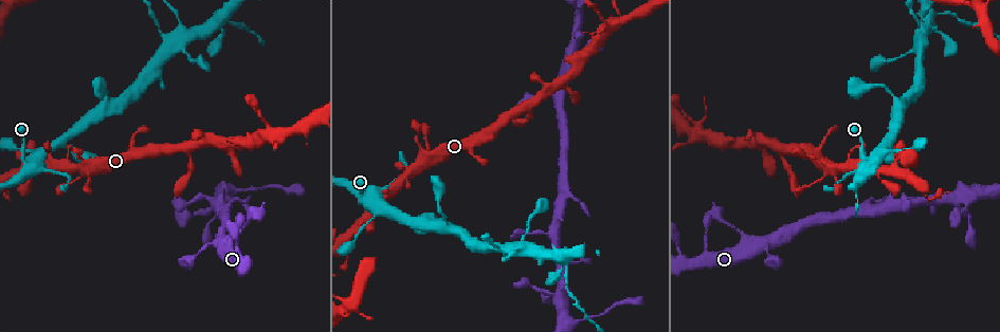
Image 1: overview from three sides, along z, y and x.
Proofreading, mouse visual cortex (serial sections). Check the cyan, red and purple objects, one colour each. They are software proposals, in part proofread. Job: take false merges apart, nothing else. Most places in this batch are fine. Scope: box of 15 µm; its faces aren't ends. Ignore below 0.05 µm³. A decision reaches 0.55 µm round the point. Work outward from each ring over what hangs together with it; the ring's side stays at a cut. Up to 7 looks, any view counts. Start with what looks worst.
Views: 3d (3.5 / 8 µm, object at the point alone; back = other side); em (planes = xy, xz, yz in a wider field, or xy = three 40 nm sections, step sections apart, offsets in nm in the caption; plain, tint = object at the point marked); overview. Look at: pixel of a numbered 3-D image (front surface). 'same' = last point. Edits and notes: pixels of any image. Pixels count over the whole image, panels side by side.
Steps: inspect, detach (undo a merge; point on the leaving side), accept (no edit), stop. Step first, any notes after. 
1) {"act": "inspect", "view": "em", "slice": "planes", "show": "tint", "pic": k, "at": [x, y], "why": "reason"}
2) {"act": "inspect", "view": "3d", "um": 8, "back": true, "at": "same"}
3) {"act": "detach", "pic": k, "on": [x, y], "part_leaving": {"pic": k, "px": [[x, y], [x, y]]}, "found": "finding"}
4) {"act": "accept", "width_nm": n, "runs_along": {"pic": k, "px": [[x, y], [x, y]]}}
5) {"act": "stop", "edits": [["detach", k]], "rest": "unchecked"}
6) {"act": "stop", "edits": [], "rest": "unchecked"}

{"act": "inspect", "view": "3d", "um": 3.5, "pic": 1, "at": [179, 40], "why": "looks like a crossing"}

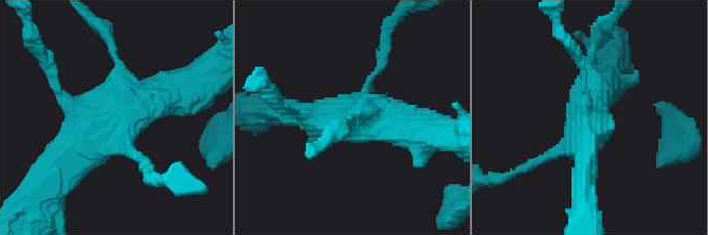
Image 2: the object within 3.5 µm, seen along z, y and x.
{"act": "inspect", "view": "em", "slice": "xy", "step": 1, "show": "tint", "pic": 2, "at": [118, 109], "why": "need the tissue"}

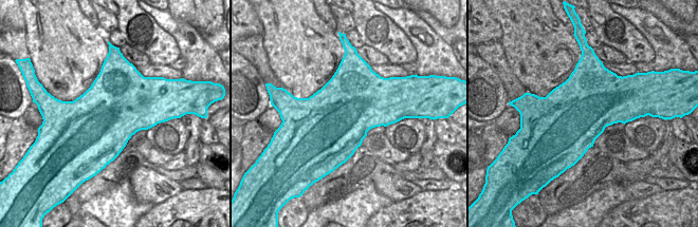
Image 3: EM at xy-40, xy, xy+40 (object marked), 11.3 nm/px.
{"act": "accept", "runs_along": {"pic": 2, "px": [[54, 176], [128, 101], [167, 94]]}, "found": "continuous, no second cell"}

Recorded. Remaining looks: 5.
{"act": "inspect", "view": "3d", "um": 3.5, "pic": 1, "at": [949, 12], "why": "calibre changes"}

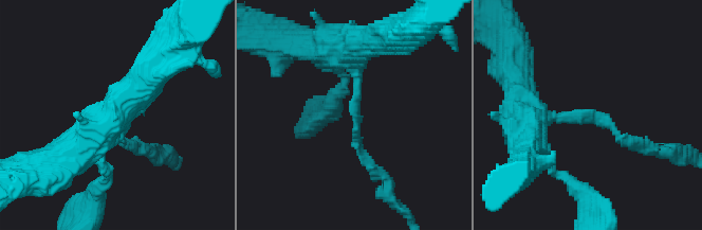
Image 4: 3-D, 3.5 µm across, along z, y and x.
{"act": "inspect", "view": "em", "slice": "xy", "step": 2, "show": "tint", "pic": 4, "at": [355, 103], "arm_widths_nm": [150, 450]}

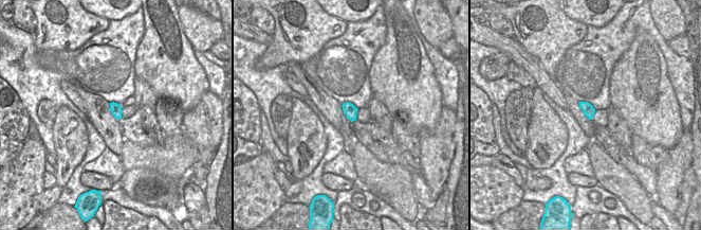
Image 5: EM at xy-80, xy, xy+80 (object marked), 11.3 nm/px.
{"act": "inspect", "view": "em", "slice": "xy", "step": 3, "show": "tint", "at": "same"}

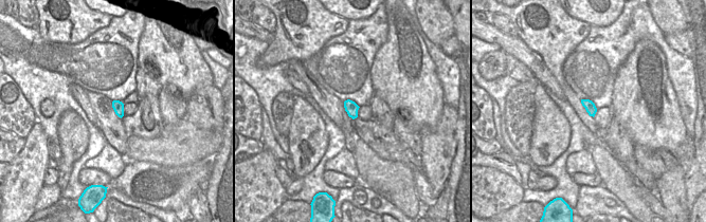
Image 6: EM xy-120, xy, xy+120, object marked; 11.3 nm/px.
{"act": "detach", "pic": 4, "on": [594, 116], "part_leaving": {"pic": 4, "px": [[562, 117], [597, 117], [627, 142], [649, 145]]}, "found": "two cells meet here"}

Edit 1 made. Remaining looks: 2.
{"act": "stop", "edits": [["detach", 4]], "rest": "unchecked"}

